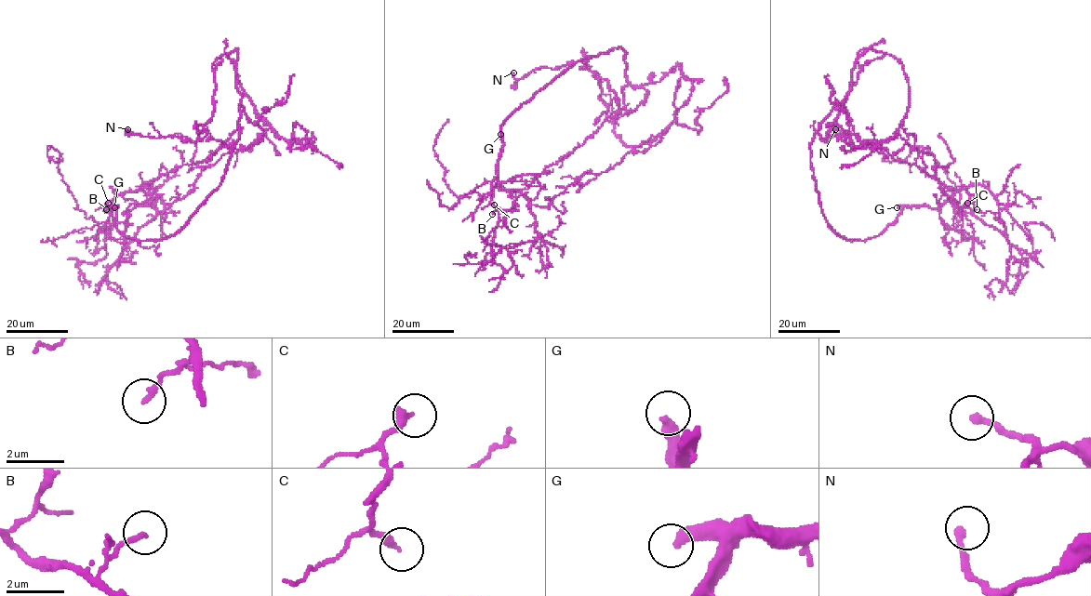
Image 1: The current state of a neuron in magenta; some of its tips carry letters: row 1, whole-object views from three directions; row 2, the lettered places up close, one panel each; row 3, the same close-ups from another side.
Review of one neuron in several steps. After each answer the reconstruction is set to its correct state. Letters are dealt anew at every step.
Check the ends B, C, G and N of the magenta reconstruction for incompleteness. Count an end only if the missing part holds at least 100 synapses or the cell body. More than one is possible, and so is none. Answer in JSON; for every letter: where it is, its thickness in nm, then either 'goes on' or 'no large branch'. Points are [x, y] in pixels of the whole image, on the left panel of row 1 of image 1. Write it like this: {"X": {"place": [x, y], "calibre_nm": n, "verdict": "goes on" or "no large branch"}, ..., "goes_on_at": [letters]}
{"B": {"place": [106, 209], "calibre_nm": 170, "verdict": "no large branch"}, "C": {"place": [108, 203], "calibre_nm": 320, "verdict": "no large branch"}, "G": {"place": [114, 207], "calibre_nm": 400, "verdict": "goes on"}, "N": {"place": [127, 129], "calibre_nm": 240, "verdict": "no large branch"}, "goes_on_at": ["G"]}

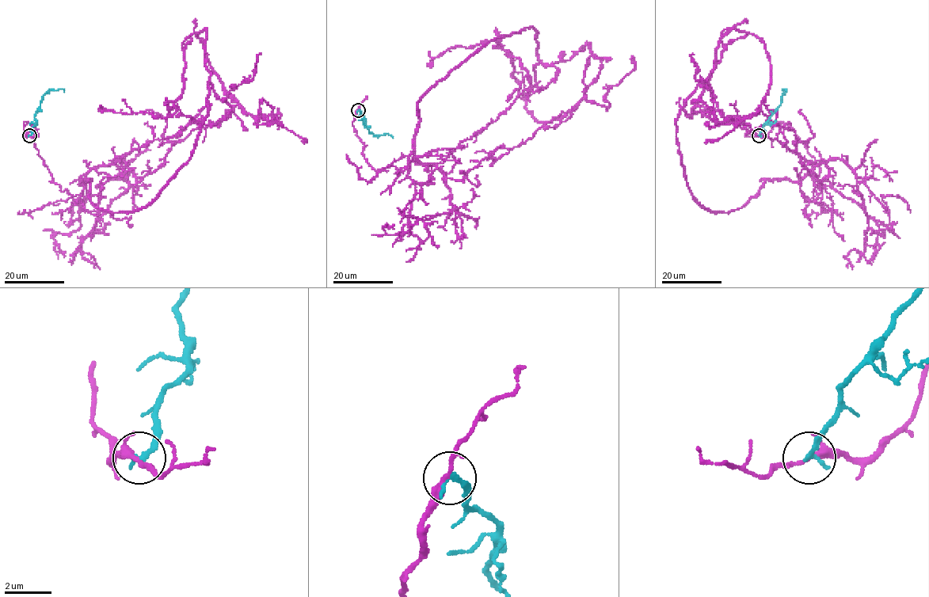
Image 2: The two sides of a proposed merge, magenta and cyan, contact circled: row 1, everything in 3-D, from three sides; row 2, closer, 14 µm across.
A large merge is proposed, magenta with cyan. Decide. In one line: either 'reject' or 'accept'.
reject

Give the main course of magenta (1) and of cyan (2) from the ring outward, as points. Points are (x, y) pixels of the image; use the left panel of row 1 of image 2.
1: (29, 135), (25, 121), (78, 201), (93, 168), (138, 181), (237, 104), (194, 32), (165, 118), (100, 112)
2: (29, 135), (35, 124), (34, 115), (42, 96), (48, 90), (62, 89), (63, 92)

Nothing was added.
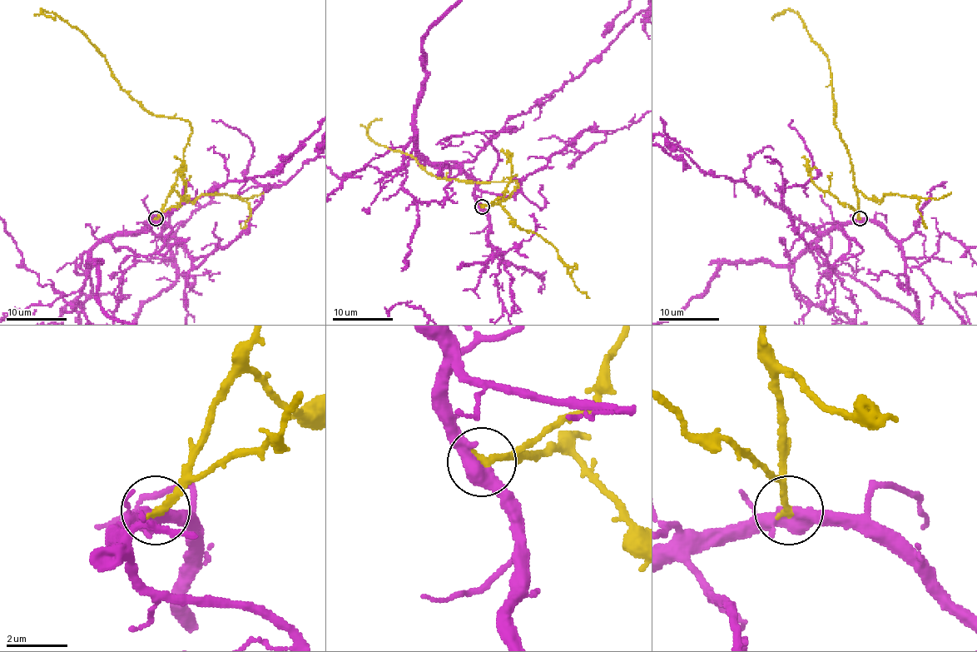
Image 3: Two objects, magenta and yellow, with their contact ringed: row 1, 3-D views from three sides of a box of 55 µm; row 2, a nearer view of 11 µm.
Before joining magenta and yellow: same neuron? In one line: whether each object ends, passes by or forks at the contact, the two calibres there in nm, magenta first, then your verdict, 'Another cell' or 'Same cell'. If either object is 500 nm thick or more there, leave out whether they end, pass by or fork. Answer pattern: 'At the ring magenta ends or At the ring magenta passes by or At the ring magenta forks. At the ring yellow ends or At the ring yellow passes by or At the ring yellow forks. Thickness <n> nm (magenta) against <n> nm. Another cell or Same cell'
At the ring magenta forks. At the ring yellow ends. Thickness 400 nm (magenta) against 280 nm. Same cell

